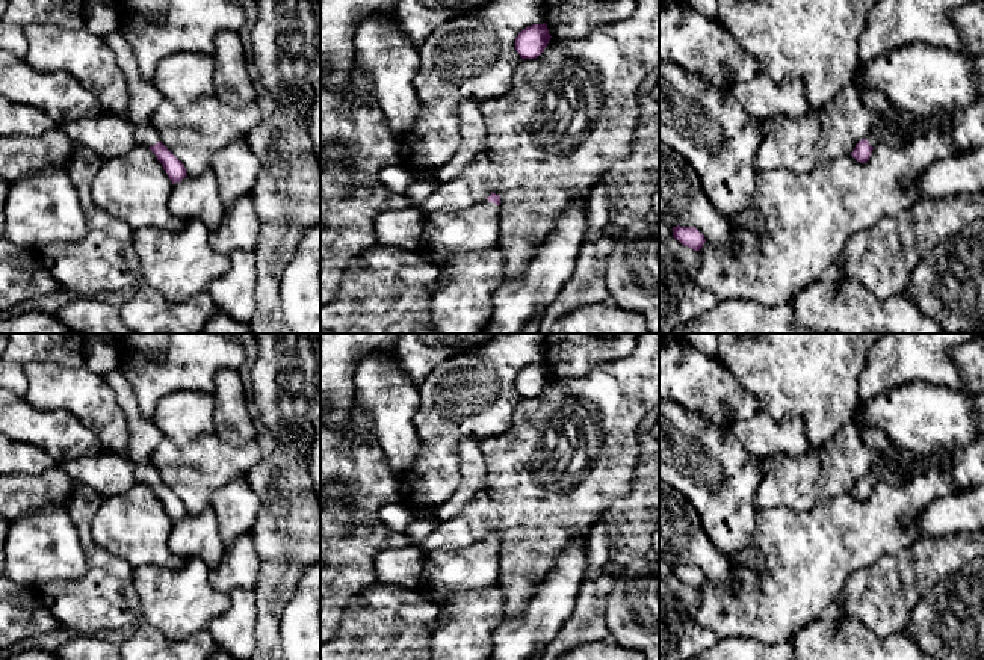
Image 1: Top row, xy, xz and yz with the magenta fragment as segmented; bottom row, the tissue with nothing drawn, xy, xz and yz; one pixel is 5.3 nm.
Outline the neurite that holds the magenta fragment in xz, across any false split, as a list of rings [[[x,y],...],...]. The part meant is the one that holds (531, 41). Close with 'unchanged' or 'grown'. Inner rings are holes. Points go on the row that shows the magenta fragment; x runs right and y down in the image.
[[[532,24],[523,29],[515,38],[515,50],[520,57],[537,59],[550,41],[547,24]]]; unchanged

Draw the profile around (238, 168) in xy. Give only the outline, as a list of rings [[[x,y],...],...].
[[[243,139],[216,151],[210,169],[218,177],[219,196],[227,207],[240,196],[251,195],[261,171],[261,162]]]

